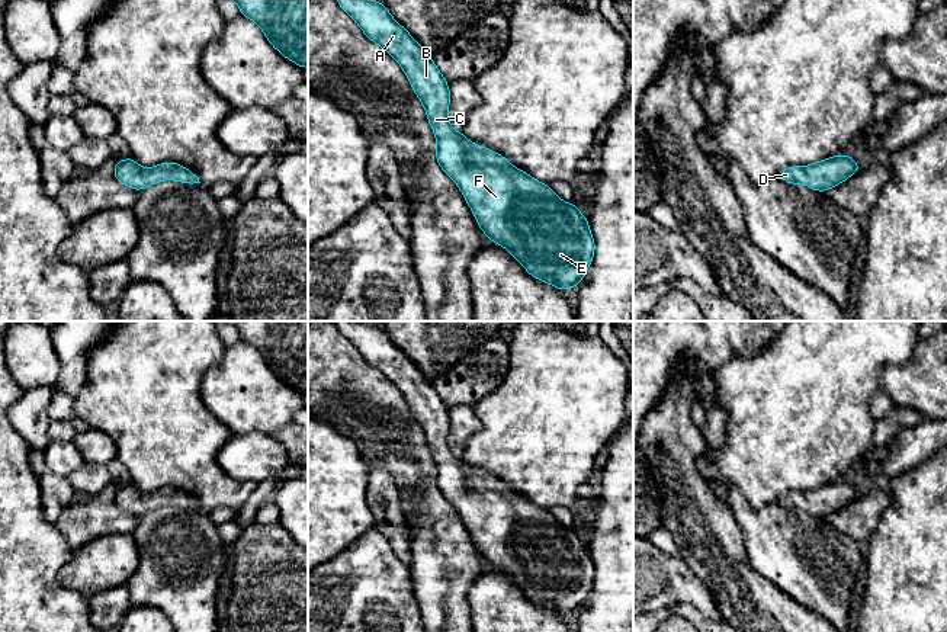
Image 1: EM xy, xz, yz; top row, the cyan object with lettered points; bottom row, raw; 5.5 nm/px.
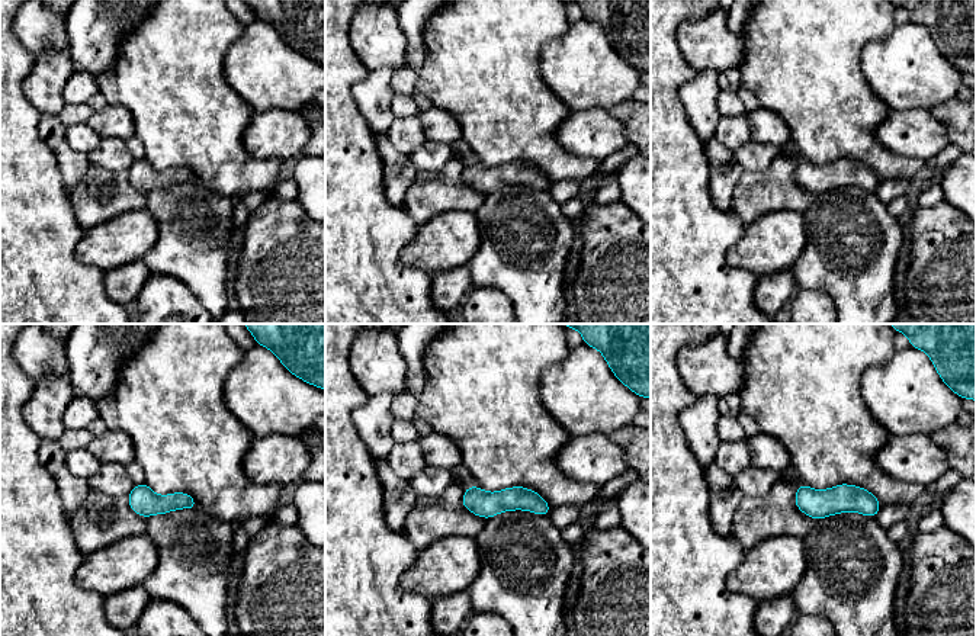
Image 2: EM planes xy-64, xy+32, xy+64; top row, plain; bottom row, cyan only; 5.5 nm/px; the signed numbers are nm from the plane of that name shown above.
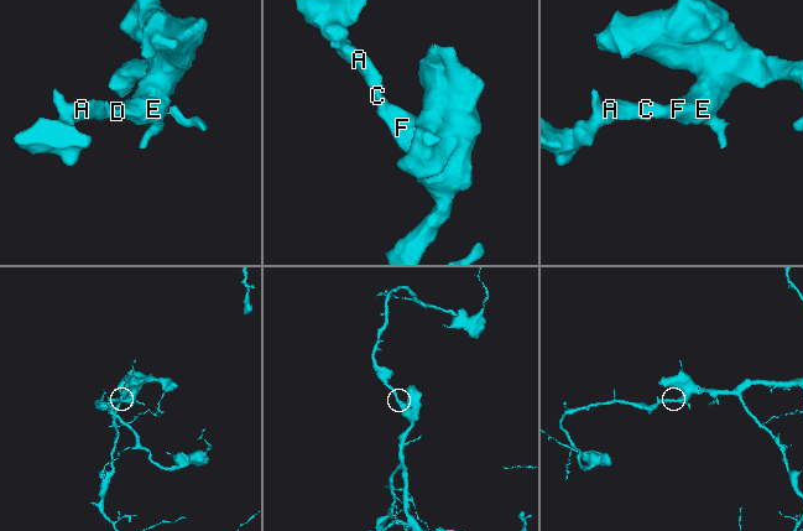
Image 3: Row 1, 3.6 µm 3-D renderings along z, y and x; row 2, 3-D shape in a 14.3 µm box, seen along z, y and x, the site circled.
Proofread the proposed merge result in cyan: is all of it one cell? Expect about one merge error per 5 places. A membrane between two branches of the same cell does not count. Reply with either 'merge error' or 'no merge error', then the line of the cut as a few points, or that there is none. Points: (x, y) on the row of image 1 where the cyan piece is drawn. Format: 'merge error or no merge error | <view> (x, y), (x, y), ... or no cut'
no merge error | no cut

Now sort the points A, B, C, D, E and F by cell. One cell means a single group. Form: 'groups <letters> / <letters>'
groups A B C D E F

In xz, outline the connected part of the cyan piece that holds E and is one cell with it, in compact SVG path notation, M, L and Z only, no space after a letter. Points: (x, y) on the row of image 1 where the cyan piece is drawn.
M337 0L337 3L360 26L362 32L392 55L404 70L434 131L439 167L460 189L481 231L494 244L507 248L535 279L562 292L578 286L593 262L596 241L588 219L578 211L577 203L564 202L549 185L514 167L504 155L471 142L462 132L452 128L447 119L450 105L449 83L433 62L433 58L391 16L383 3L376 0Z

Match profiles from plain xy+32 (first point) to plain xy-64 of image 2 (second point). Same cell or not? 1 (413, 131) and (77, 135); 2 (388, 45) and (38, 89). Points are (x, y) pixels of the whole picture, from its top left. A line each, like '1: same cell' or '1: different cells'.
1: same cell
2: different cells

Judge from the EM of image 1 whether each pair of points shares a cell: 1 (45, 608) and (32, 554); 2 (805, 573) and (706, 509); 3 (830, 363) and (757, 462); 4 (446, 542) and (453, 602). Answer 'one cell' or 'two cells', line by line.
1: one cell
2: two cells
3: one cell
4: one cell

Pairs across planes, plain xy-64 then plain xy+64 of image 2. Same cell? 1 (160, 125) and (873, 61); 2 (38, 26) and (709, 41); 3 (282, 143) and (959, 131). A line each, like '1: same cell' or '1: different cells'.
1: different cells
2: same cell
3: different cells

